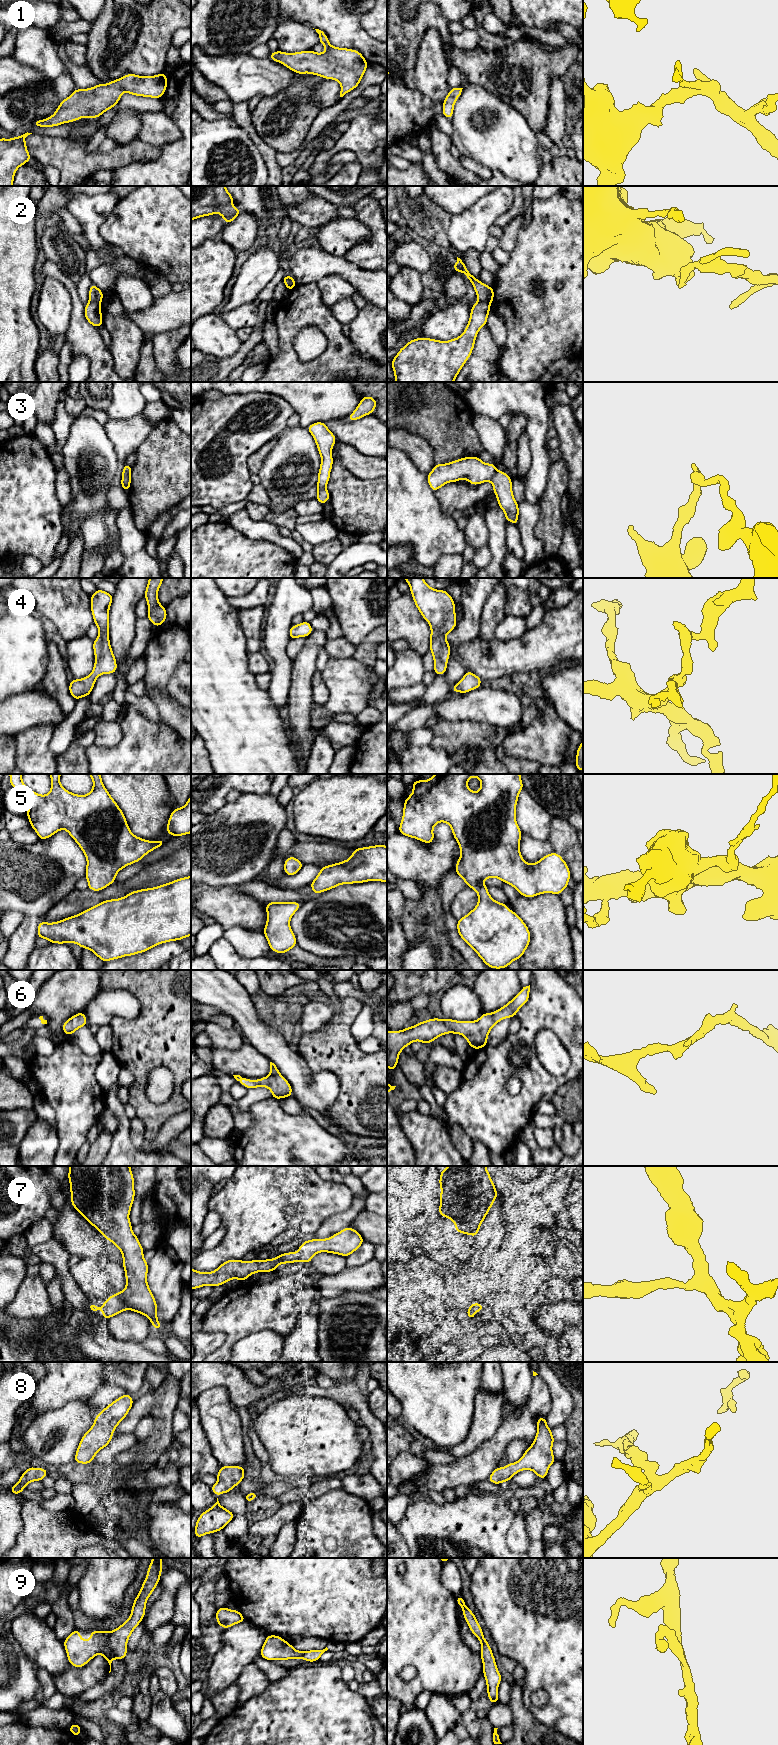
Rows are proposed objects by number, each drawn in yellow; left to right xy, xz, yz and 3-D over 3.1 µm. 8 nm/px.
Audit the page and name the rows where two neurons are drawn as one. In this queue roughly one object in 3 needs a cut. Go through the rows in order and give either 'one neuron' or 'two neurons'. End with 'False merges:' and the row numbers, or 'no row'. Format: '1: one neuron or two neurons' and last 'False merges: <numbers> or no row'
1: one neuron
2: two neurons
3: two neurons
4: one neuron
5: one neuron
6: one neuron
7: one neuron
8: one neuron
9: one neuron
False merges: 2, 3

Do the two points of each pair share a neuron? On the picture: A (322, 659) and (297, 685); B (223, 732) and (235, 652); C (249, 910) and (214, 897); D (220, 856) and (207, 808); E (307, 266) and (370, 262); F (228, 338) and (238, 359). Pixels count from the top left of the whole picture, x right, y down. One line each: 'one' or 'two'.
A: two
B: one
C: one
D: two
E: two
F: two

